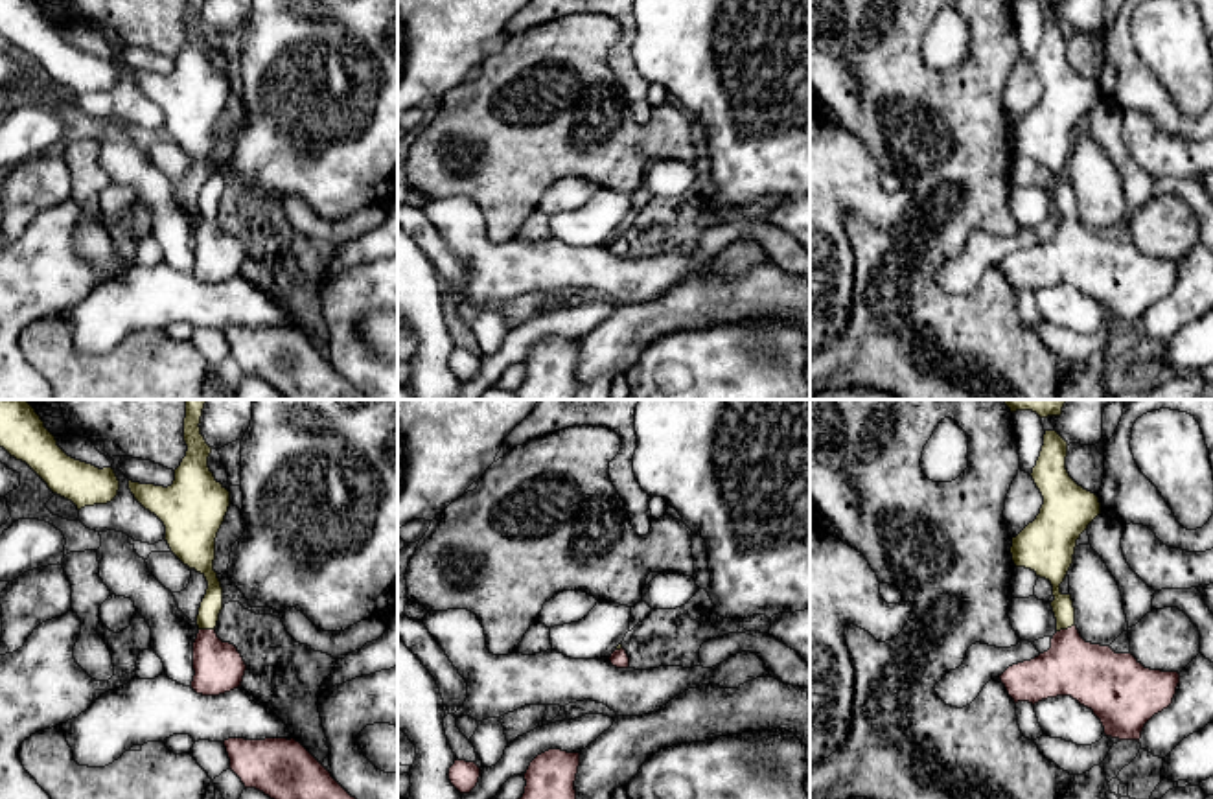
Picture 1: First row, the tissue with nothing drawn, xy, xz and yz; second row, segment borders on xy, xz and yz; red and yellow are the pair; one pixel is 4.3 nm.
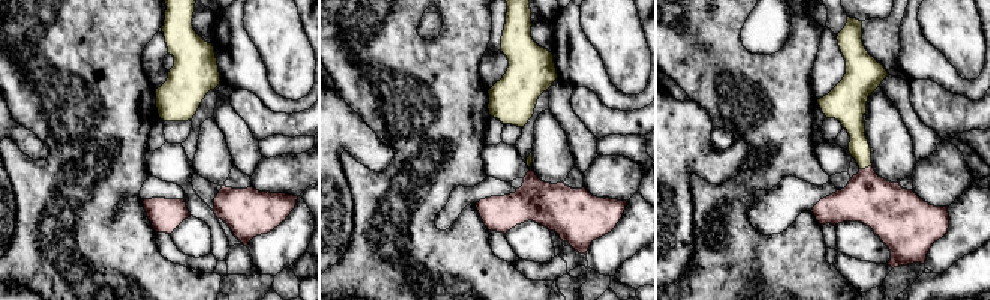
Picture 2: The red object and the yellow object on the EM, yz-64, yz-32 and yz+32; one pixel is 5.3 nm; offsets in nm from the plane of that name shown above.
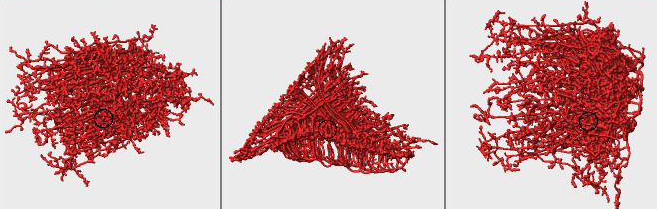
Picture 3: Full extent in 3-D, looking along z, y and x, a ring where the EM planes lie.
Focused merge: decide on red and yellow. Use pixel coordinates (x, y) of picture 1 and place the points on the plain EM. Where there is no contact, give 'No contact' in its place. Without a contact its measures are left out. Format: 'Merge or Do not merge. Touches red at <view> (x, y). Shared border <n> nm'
Merge. Touches red at yz (1064, 218). Shared border 90 nm

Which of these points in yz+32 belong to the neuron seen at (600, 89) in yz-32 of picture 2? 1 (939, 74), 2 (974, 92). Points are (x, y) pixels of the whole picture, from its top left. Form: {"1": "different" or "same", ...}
{"1": "same", "2": "same"}

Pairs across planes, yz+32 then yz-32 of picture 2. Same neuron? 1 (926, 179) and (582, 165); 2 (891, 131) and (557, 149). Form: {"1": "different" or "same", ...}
{"1": "different", "2": "same"}

